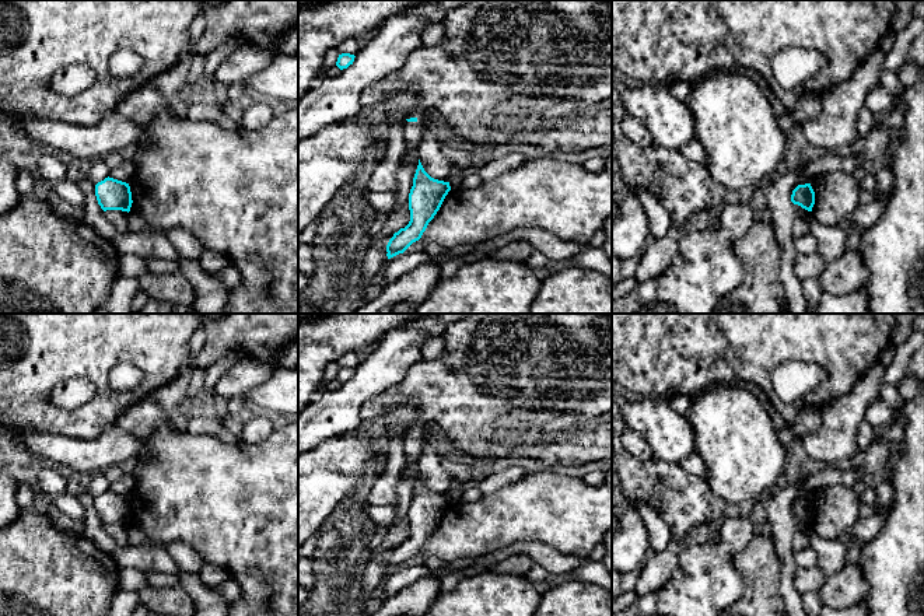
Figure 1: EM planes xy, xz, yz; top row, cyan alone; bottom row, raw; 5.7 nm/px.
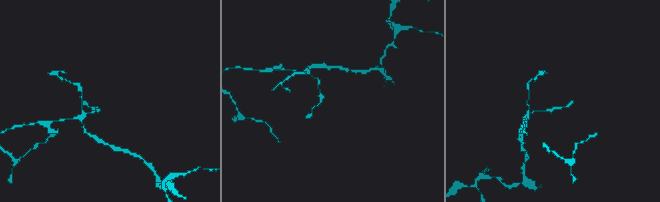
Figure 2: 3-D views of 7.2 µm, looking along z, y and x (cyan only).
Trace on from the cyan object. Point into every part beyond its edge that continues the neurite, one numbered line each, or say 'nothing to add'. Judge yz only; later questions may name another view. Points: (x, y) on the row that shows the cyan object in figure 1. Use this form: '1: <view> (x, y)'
nothing to add

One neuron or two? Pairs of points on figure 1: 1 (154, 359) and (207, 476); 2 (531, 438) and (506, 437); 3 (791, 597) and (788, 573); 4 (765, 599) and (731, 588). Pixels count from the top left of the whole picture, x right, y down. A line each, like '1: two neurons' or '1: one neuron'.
1: two neurons
2: one neuron
3: one neuron
4: two neurons

